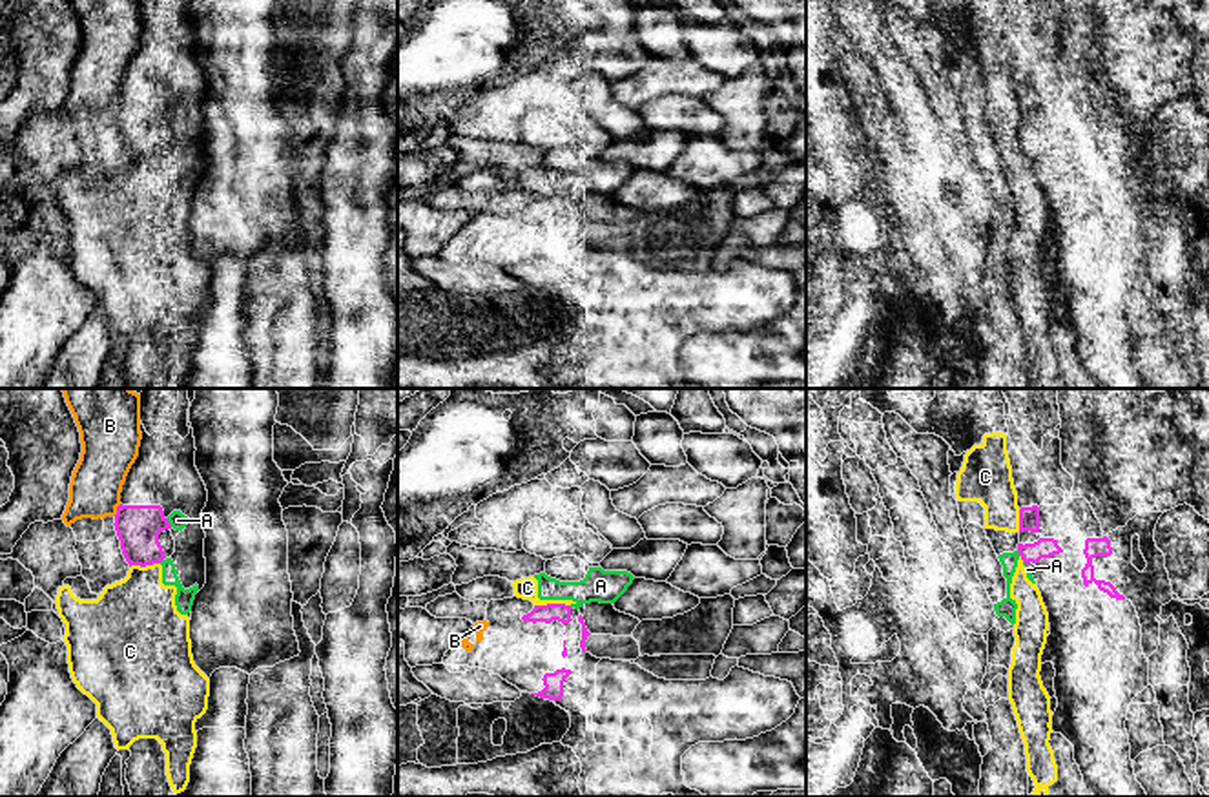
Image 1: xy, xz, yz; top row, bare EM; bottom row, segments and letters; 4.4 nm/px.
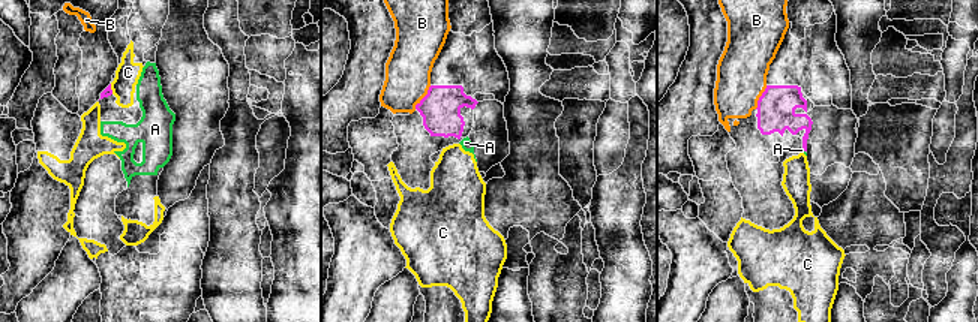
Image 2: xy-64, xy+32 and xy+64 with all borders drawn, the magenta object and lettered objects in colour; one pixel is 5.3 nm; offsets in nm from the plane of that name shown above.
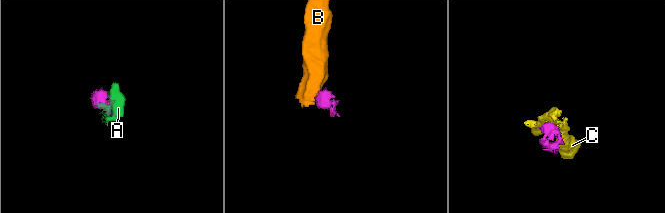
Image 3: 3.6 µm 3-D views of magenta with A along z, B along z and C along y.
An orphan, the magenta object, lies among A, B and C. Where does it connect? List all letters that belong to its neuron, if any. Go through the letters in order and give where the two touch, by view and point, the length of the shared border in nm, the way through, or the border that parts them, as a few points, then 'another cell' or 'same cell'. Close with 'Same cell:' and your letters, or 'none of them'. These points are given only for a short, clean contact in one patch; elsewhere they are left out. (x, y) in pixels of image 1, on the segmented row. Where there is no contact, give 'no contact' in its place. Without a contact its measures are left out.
A: xy (168, 522) | 50 nm | another cell
B: xy (117, 509) | 70 nm | across xy (137, 527), (117, 509), (108, 500), (108, 455) | same cell
C: xz (551, 604) | 160 nm | along xz (569, 604), (535, 606) | another cell
Same cell: B

